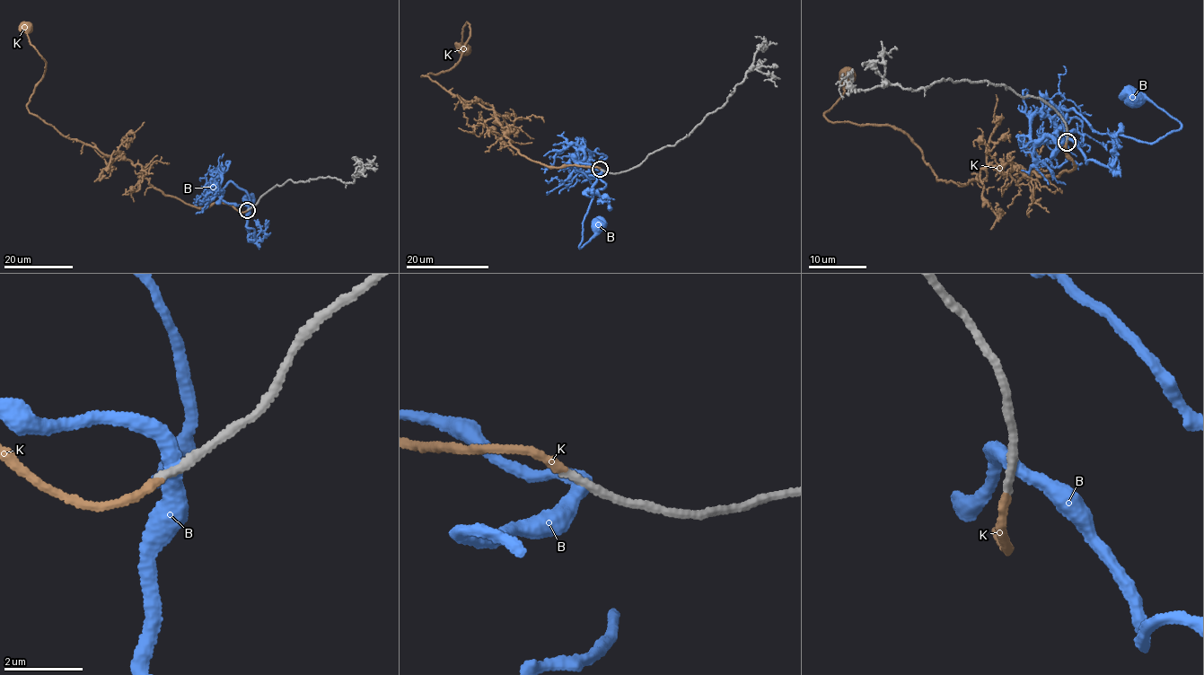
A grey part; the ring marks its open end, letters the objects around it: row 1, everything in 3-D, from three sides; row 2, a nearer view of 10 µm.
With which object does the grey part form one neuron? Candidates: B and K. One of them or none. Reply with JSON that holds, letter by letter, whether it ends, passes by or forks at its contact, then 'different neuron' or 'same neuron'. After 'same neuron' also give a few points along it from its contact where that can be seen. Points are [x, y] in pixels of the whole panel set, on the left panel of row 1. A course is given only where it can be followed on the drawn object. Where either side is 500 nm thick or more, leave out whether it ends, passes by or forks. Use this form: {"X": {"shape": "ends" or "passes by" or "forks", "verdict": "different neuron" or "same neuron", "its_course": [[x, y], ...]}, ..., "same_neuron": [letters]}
{"B": {"shape": "passes by", "verdict": "different neuron"}, "K": {"shape": "ends", "verdict": "same neuron", "its_course": [[248, 210], [165, 195], [137, 163], [32, 115], [46, 62], [26, 21]]}, "same_neuron": ["K"]}

